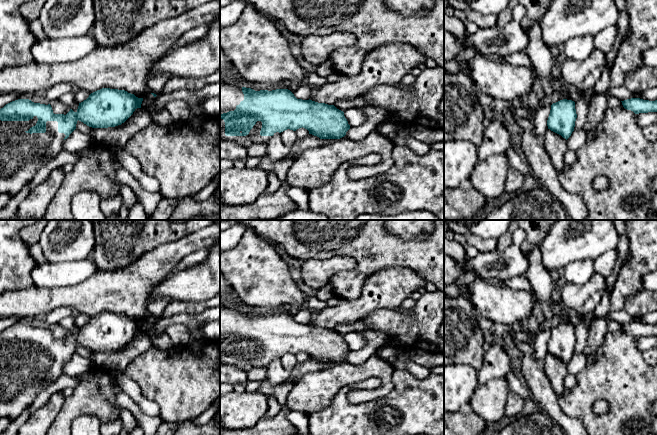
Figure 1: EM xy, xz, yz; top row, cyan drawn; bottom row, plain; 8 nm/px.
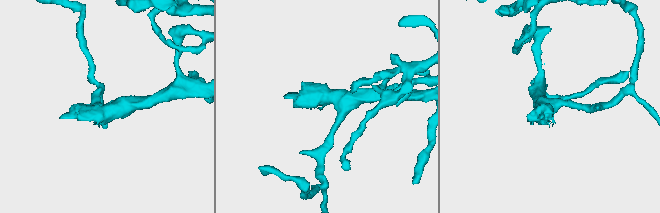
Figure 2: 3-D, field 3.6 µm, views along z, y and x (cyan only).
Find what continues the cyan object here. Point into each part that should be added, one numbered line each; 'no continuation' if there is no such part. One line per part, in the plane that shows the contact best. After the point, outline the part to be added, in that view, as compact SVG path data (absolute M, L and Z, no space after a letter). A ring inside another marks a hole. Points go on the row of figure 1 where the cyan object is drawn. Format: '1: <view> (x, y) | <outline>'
1: xy (22, 154) | M37 116L29 121L1 121L0 120L0 194L8 194L11 198L19 193L22 188L29 184L36 172L53 157L63 150L64 133L58 132L57 121L46 122L45 133L28 133L27 131L36 125Z

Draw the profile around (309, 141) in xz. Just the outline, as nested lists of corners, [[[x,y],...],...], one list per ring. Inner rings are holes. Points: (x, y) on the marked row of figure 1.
[[[308,134],[306,137],[297,138],[297,140],[291,146],[291,151],[287,158],[294,161],[307,148],[320,147],[322,145],[332,144],[332,143],[335,143],[337,140],[340,140],[340,139],[320,139],[317,136]]]

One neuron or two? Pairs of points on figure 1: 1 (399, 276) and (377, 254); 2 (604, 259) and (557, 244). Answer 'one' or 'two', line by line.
1: two
2: two

